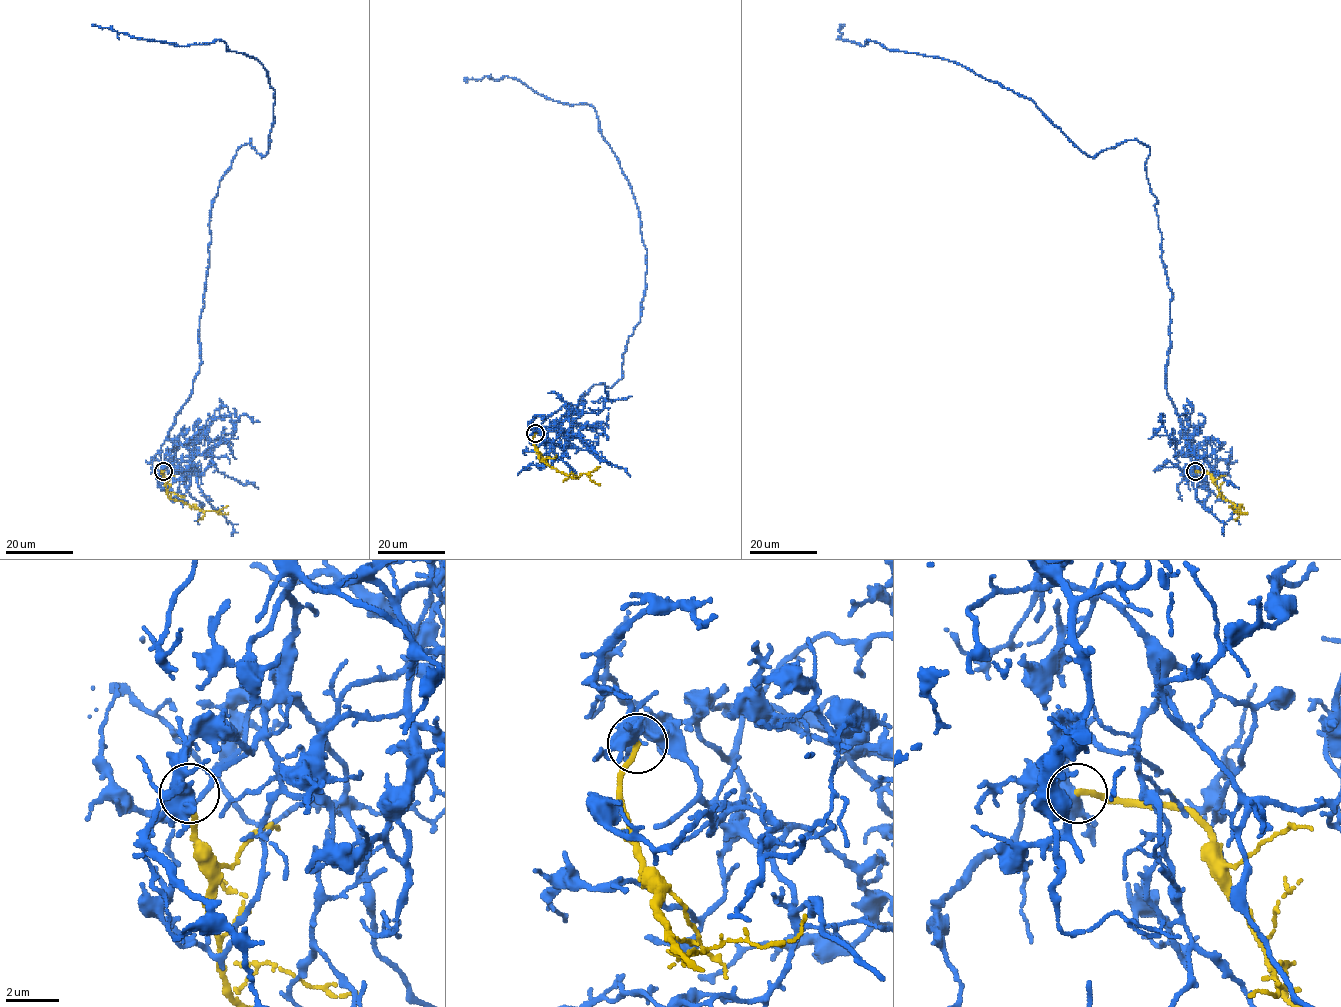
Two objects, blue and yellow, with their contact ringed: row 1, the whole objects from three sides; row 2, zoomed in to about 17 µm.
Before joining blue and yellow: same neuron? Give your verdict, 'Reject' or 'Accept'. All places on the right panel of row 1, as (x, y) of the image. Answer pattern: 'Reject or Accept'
Reject

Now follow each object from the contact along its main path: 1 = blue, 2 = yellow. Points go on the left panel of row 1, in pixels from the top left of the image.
1: (163, 471), (200, 363), (213, 199), (238, 148), (268, 152), (274, 90), (219, 39), (91, 25)
2: (163, 471), (170, 498), (199, 510), (228, 513)

